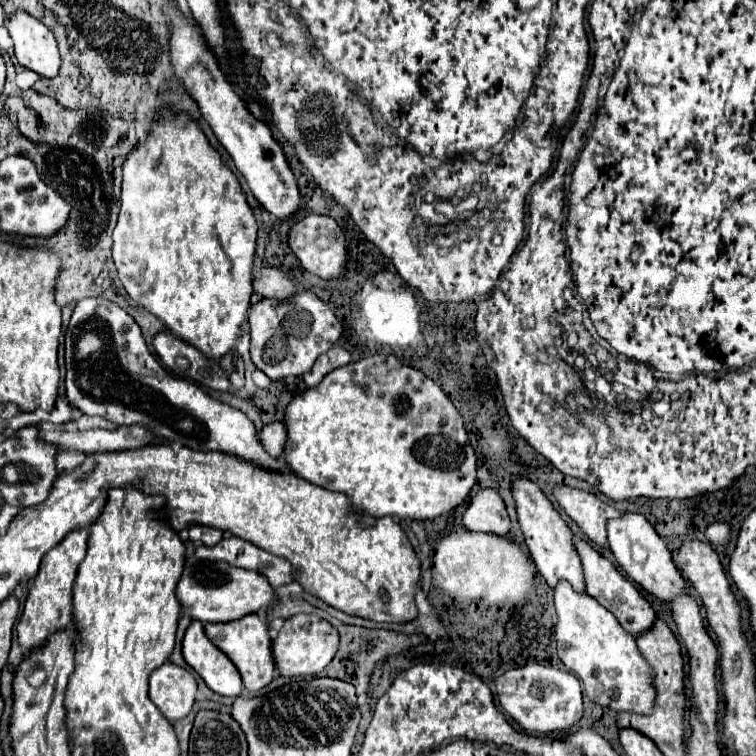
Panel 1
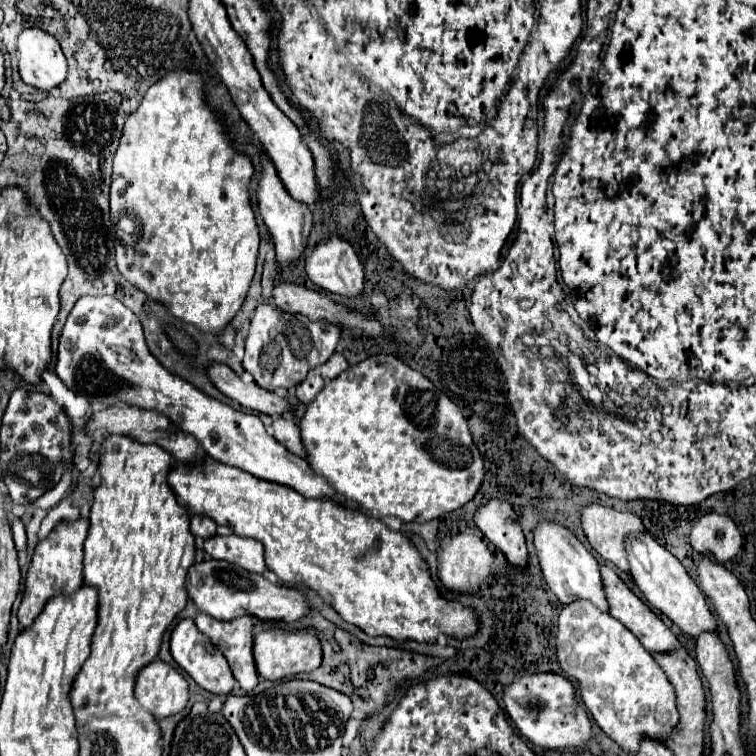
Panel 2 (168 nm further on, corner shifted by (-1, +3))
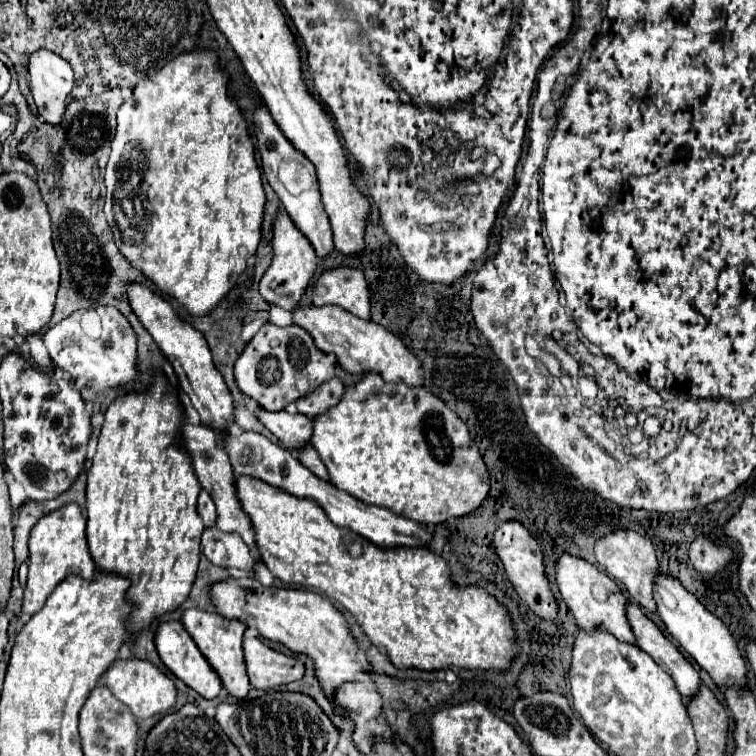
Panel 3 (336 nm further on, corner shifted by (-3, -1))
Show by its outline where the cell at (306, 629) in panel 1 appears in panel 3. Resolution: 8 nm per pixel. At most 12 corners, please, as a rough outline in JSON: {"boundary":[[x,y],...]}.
{"boundary":[[245,639],[249,681],[271,689],[303,679],[293,655]]}

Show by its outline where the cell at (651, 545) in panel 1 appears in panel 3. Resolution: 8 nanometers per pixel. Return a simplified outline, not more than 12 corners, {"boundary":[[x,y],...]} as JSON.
{"boundary":[[677,577],[653,585],[667,631],[717,687],[747,683],[727,625]]}

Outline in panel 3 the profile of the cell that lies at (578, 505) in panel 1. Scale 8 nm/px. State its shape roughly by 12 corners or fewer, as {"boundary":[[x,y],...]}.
{"boundary":[[633,529],[597,539],[599,565],[655,611],[653,543]]}

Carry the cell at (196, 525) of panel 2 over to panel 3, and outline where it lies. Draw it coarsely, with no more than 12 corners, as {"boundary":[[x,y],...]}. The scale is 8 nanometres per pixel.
{"boundary":[[205,489],[199,493],[197,513],[205,527],[215,527],[215,503]]}

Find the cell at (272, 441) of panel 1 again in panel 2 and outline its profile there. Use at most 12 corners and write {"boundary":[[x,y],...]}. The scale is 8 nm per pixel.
{"boundary":[[287,417],[273,421],[273,437],[291,453],[307,457],[299,427]]}

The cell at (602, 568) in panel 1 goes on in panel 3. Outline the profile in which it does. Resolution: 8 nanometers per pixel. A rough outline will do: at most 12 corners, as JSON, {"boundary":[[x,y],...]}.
{"boundary":[[637,605],[627,619],[637,645],[673,677],[679,693],[697,693],[699,673]]}

